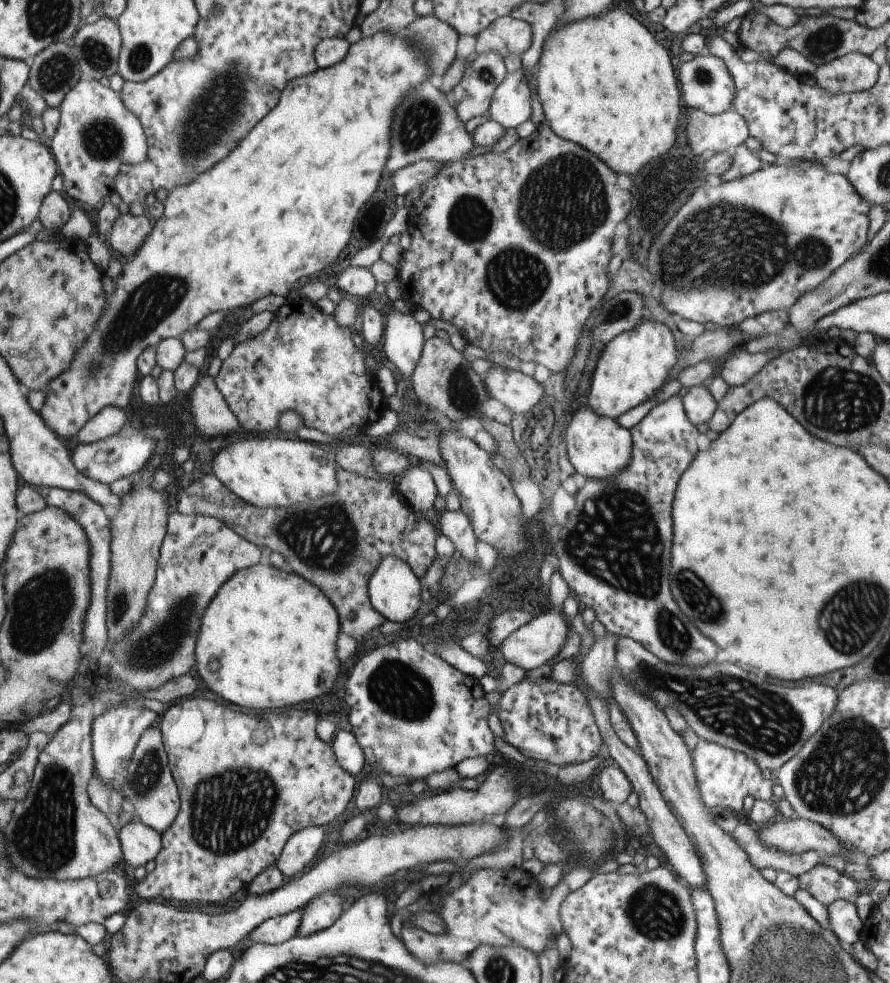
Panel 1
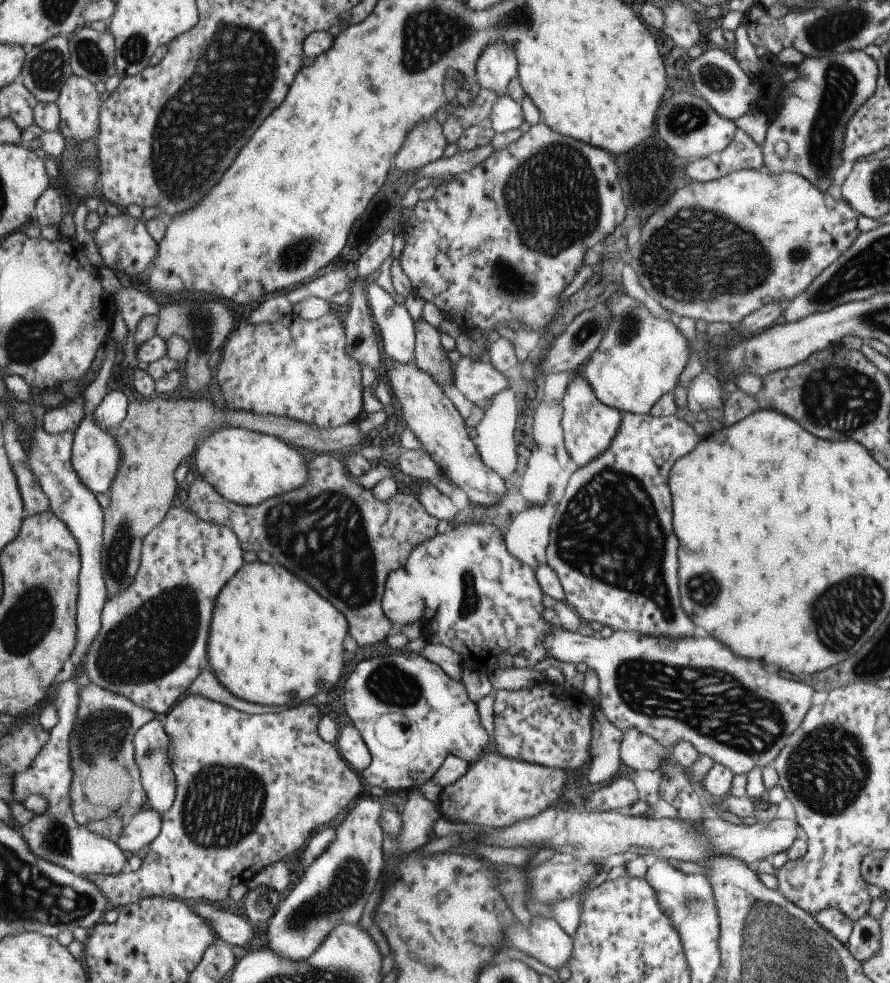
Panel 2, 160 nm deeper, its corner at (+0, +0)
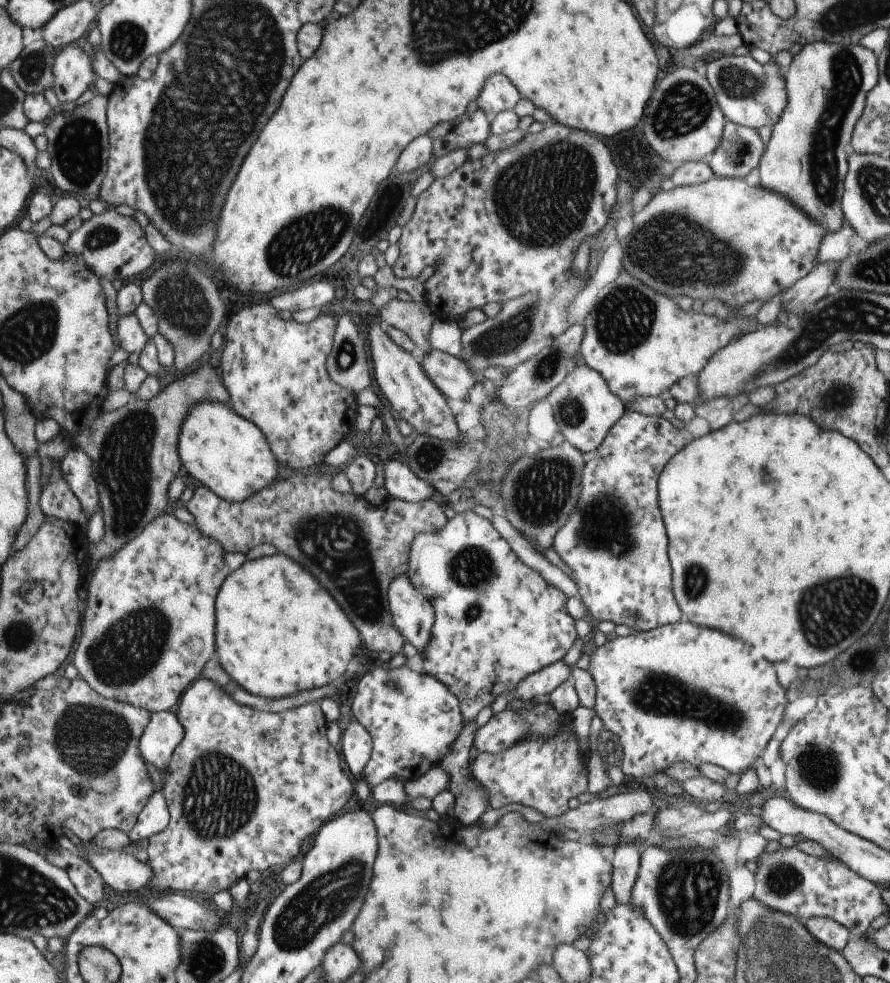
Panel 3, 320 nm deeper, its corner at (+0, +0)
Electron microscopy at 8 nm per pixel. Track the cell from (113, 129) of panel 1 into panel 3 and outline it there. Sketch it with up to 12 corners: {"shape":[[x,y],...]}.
{"shape":[[81,42],[61,49],[52,68],[61,103],[83,99],[98,74]]}

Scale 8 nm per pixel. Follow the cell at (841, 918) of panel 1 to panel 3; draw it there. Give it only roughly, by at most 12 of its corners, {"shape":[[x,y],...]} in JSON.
{"shape":[[825,917],[803,926],[815,941],[839,953],[851,935]]}

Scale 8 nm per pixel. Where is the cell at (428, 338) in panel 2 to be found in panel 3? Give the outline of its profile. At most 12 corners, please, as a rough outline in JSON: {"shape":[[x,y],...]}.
{"shape":[[391,298],[383,326],[402,330],[423,354],[435,318],[424,301]]}

